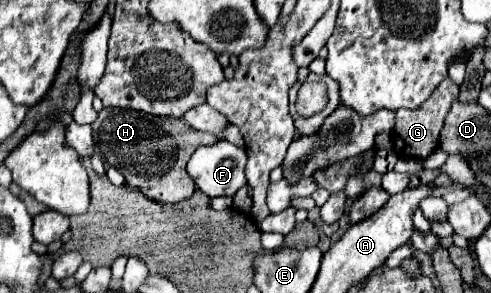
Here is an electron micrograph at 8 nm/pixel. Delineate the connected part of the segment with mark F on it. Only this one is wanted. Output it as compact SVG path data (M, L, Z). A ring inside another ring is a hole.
M228 140L200 146L188 160L188 174L206 196L234 196L244 184L246 150Z

